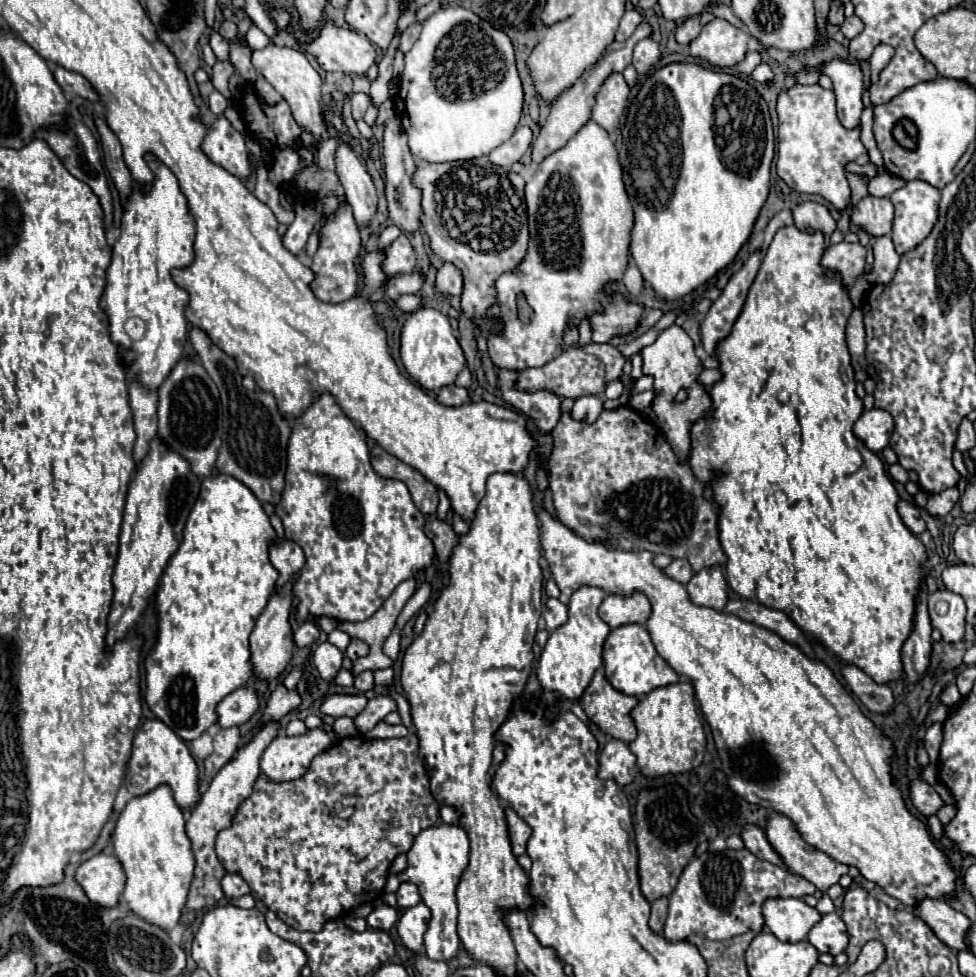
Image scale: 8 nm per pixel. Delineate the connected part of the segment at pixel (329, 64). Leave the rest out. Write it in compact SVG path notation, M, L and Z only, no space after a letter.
M330 21L322 27L322 33L304 43L304 49L312 53L324 71L342 71L346 75L366 77L366 71L376 63L376 47L366 35L334 27Z

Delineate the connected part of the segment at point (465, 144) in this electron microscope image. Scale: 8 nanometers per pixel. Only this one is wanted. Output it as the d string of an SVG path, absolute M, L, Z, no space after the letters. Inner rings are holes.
M458 5L436 11L430 19L426 19L418 41L406 53L406 67L398 81L396 113L408 135L412 155L430 163L468 161L488 155L494 147L512 137L506 121L512 111L512 101L516 99L516 85L522 89L514 63L512 41L506 33L496 31L490 23Z

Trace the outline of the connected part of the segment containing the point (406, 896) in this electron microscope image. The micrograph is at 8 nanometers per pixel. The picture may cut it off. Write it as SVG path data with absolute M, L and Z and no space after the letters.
M400 883L398 891L396 891L396 899L398 899L398 907L400 909L408 909L420 903L420 893L418 887L414 883Z

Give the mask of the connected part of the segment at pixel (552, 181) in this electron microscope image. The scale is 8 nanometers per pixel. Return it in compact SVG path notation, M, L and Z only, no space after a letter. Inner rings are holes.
M592 119L558 151L548 155L532 179L526 183L526 205L528 205L528 223L530 223L530 247L524 261L516 267L514 273L504 273L496 281L498 301L490 309L492 317L504 319L504 331L498 337L490 337L488 351L490 359L498 367L506 369L526 369L540 367L548 363L562 343L566 323L580 323L580 317L590 317L594 311L602 309L598 291L608 281L622 279L628 263L628 247L630 247L630 231L634 225L632 205L624 189L622 167L618 161L618 153L608 133L594 123ZM524 293L530 307L534 309L534 317L530 323L522 323L516 317L516 297Z

